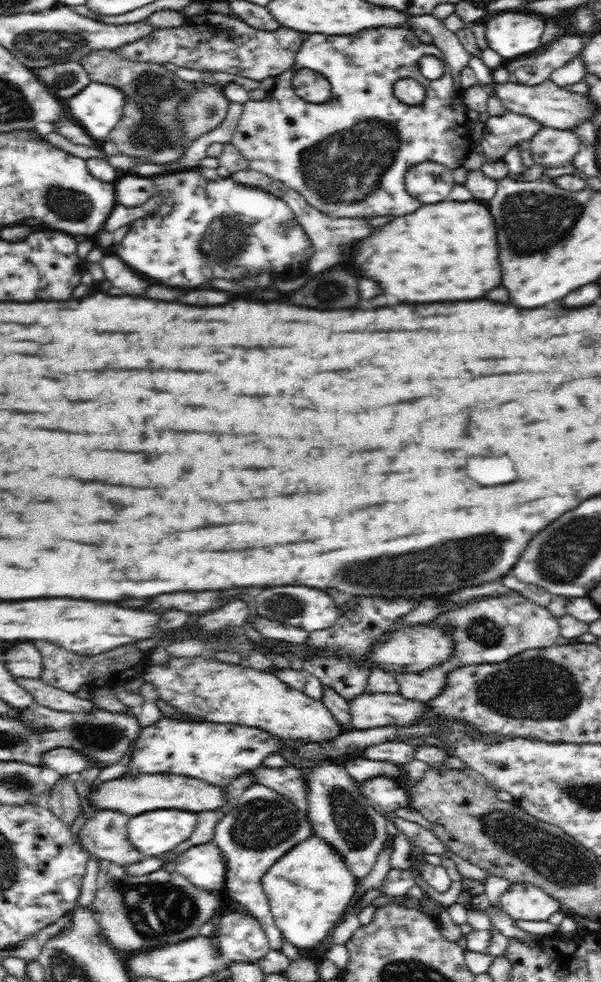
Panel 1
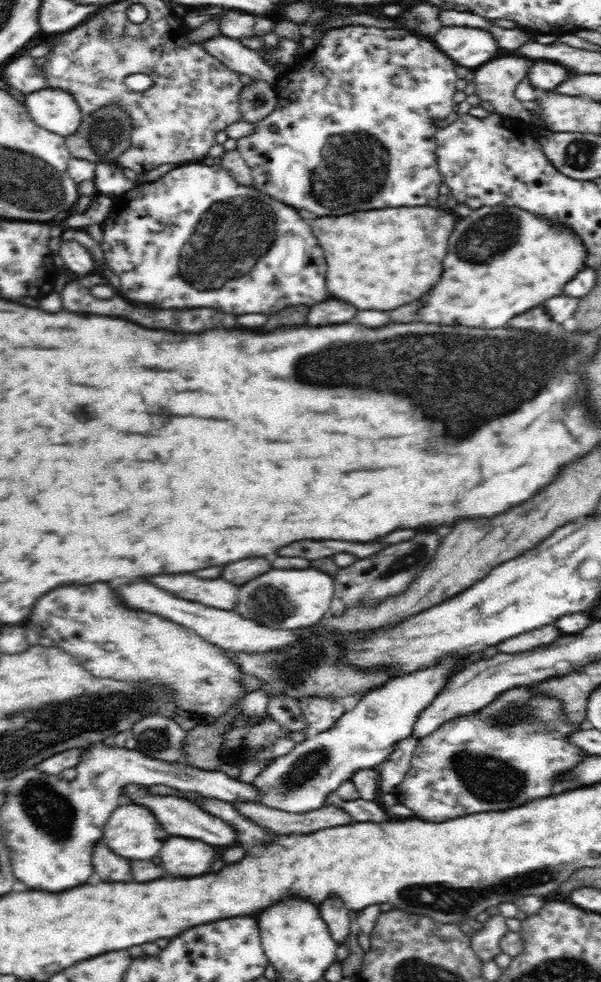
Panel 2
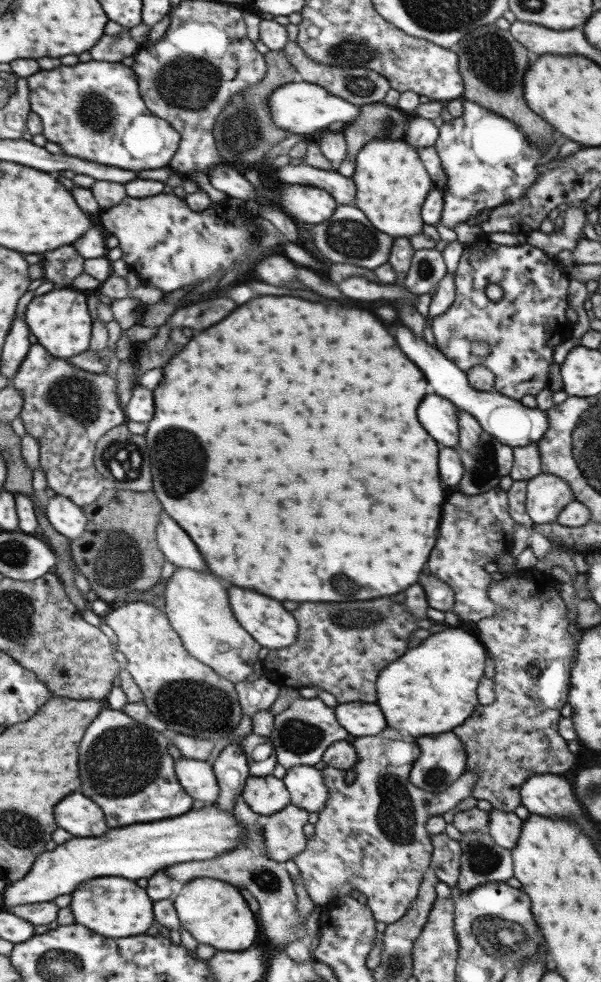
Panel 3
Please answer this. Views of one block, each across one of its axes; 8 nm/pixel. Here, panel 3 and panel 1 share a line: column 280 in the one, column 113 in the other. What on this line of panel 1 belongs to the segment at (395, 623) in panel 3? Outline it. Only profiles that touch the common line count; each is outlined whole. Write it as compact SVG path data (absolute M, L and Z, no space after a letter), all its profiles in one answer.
M42 642L36 643L36 648L41 653L42 658L40 678L46 684L69 693L80 690L83 684L89 684L95 688L113 688L126 684L130 680L142 676L149 662L147 652L139 650L132 643L95 656L78 655L48 642L44 642L44 644Z

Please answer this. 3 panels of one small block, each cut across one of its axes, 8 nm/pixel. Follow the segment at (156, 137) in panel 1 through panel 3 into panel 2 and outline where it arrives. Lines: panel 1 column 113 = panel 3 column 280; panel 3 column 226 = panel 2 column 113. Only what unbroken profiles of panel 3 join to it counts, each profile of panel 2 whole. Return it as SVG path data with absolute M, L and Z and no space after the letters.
M118 105L104 106L97 112L84 115L80 130L65 138L66 146L72 157L94 164L116 165L118 156L131 145L132 130L134 130L134 120L126 109Z

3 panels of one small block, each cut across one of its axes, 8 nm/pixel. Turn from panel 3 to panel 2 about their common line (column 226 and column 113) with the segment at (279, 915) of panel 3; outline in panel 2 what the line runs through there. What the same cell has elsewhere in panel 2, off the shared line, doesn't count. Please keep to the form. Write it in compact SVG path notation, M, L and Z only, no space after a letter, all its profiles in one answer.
M99 841L100 844L96 846L96 852L93 856L93 865L96 874L100 876L101 880L109 883L118 883L118 882L128 882L128 880L134 880L134 875L132 874L131 862L128 859L123 857L116 856L112 850L107 847L107 844L102 844L102 841Z

